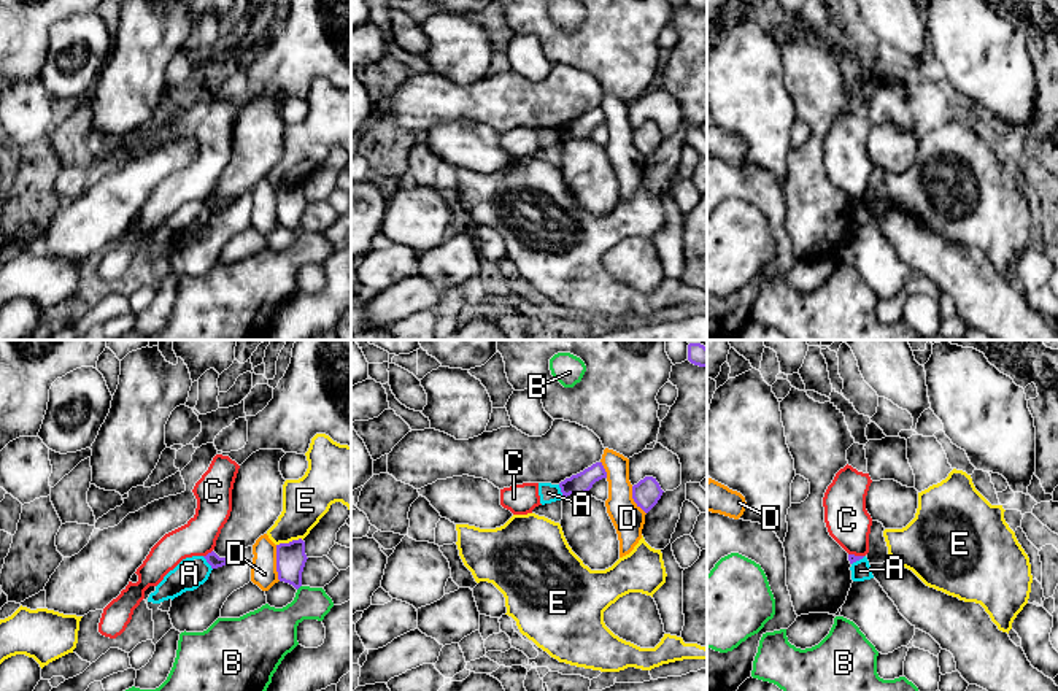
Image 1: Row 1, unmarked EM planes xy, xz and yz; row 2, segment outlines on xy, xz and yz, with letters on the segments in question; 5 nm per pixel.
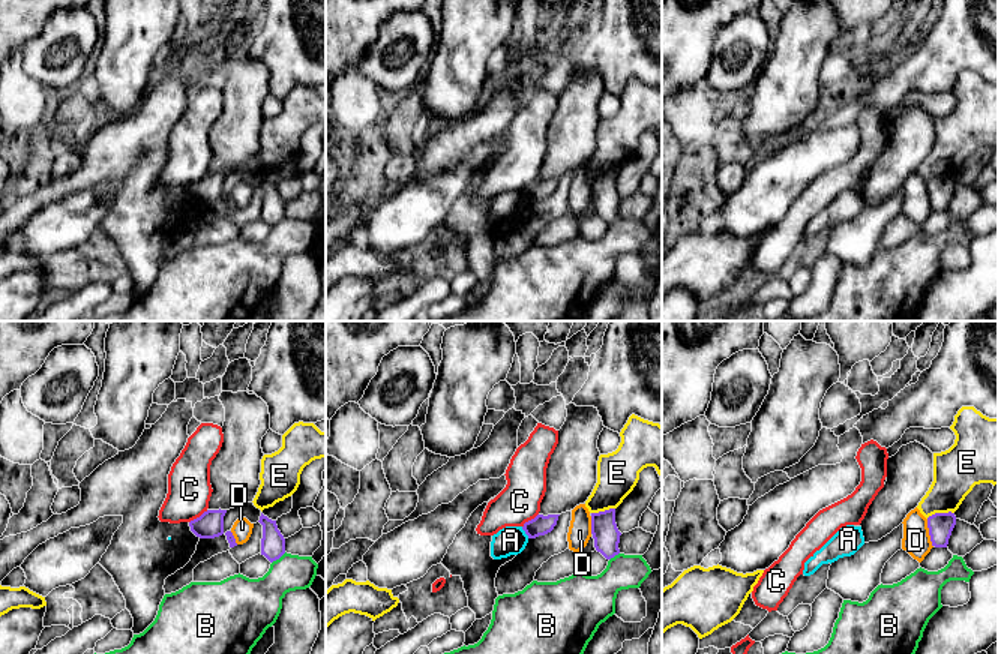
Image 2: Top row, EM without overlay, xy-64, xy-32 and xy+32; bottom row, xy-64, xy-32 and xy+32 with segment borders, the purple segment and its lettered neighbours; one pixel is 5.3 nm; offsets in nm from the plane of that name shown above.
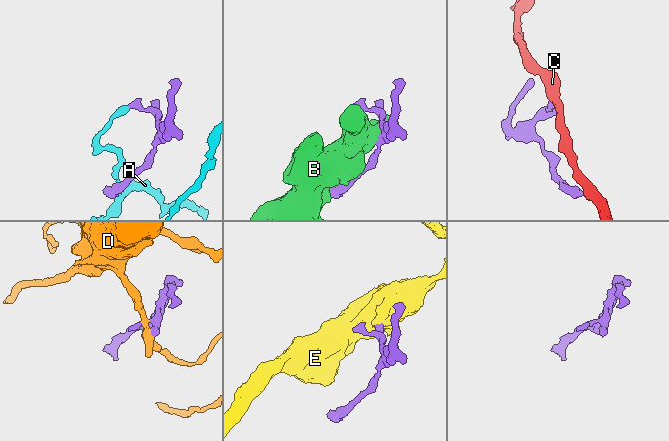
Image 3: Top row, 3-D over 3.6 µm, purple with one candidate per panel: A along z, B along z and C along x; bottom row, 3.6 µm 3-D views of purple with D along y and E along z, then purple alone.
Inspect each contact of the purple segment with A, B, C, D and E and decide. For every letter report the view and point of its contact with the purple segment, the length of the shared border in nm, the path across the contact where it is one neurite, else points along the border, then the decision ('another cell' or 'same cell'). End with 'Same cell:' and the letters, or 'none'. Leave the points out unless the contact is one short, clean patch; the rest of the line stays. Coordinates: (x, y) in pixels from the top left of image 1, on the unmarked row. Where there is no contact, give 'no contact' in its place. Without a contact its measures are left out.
A: xy (207, 205) | 90 nm | along xy (202, 200), (212, 213) | another cell
B: xy (299, 231) | 40 nm | another cell
C: xy (208, 197) | 60 nm | along xy (212, 194), (204, 200) | another cell
D: xy (277, 207) | 190 nm | along xy (275, 189), (275, 215), (280, 224) | another cell
E: xy (289, 186) | 140 nm | along xy (302, 183), (277, 189) | another cell
Same cell: none

